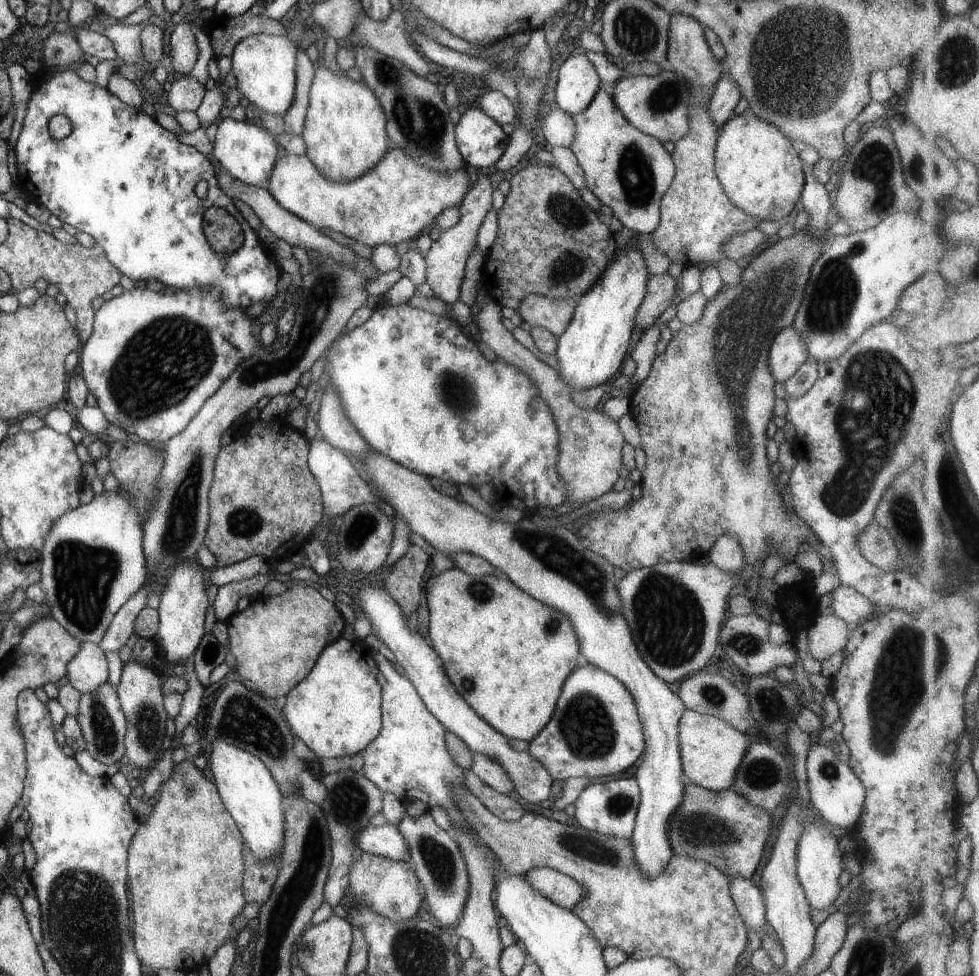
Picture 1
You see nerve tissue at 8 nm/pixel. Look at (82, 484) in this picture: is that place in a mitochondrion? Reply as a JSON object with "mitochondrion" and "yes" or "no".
{"mitochondrion":"no"}

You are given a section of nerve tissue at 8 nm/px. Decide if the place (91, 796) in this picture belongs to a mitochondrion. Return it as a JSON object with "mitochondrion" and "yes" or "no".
{"mitochondrion":"no"}

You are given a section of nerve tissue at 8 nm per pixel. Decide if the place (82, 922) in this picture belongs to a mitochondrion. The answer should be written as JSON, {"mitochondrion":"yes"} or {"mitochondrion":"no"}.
{"mitochondrion":"yes"}

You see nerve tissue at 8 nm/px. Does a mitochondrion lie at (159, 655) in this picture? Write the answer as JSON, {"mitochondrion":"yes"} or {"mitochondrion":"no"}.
{"mitochondrion":"no"}

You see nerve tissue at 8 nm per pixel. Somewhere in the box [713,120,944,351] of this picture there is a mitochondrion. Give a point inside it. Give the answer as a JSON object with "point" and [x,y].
{"point":[835,290]}

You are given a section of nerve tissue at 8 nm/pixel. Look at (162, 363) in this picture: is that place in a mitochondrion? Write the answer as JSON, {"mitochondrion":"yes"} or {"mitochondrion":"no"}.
{"mitochondrion":"yes"}

